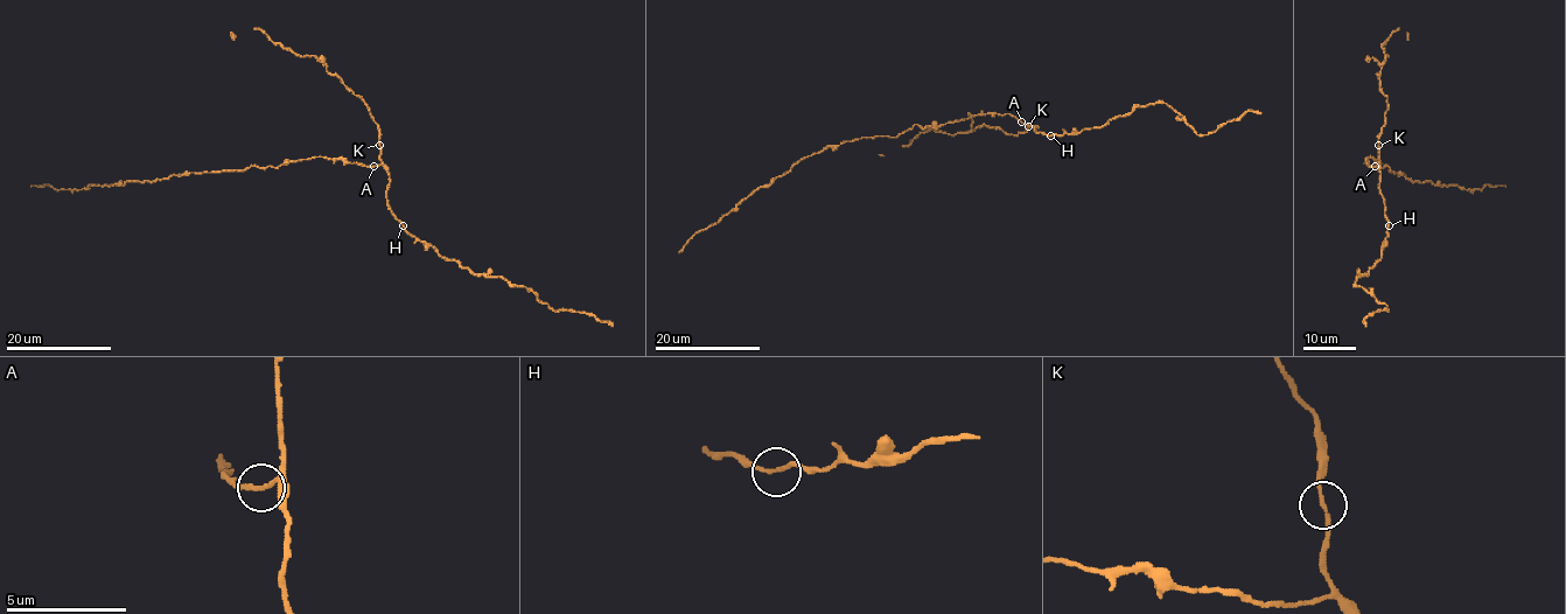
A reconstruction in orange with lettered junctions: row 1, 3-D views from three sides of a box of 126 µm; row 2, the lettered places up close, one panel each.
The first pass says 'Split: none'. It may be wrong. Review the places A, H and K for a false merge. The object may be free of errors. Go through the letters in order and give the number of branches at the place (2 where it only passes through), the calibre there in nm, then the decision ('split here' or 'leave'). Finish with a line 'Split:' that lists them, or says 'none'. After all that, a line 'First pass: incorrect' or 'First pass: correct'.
A: branches 2; calibre 150 nm; leave
H: branches 2; calibre 140 nm; leave
K: branches 2; calibre 160 nm; leave
Split: none
First pass: correct

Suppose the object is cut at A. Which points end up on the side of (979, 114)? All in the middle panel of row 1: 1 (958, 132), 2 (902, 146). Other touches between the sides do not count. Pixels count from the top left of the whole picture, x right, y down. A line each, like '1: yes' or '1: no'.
1: no
2: no

